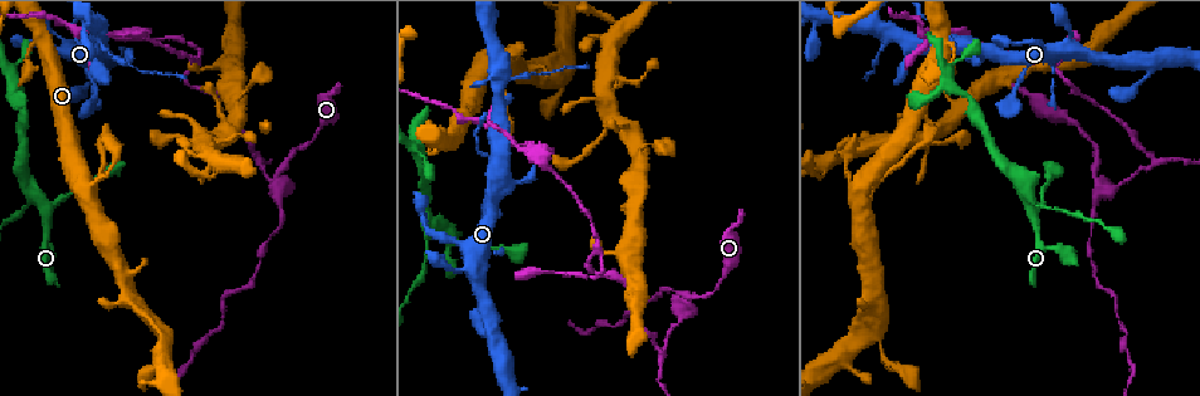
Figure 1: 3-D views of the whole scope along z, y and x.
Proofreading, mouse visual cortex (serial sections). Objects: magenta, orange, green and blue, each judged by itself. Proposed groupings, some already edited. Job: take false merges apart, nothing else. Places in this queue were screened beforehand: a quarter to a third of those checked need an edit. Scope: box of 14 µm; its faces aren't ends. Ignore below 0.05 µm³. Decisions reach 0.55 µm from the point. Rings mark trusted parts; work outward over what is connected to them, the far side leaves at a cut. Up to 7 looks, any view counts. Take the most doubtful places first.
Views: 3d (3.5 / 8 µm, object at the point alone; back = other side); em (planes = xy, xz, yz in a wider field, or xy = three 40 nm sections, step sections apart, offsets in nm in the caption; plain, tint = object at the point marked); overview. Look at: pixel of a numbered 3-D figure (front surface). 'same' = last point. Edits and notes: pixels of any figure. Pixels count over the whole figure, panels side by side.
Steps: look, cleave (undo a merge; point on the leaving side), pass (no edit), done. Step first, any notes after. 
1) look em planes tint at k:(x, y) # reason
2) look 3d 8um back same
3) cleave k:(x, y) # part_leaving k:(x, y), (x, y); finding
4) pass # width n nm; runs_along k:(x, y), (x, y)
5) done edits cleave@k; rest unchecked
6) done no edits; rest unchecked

look 3d 3.5um at 1:(1103, 187) # three-way junction

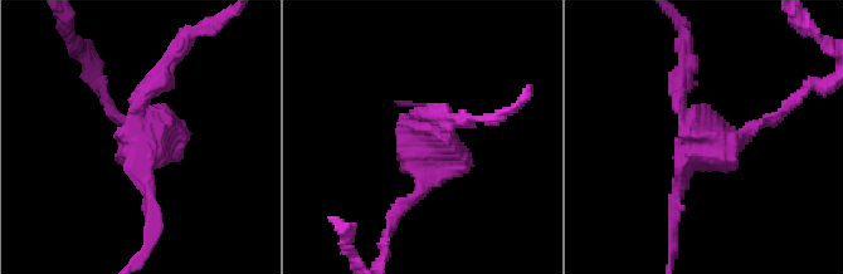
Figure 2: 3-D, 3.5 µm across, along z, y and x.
look em xy step 5 tint at 2:(701, 137) # need the tissue

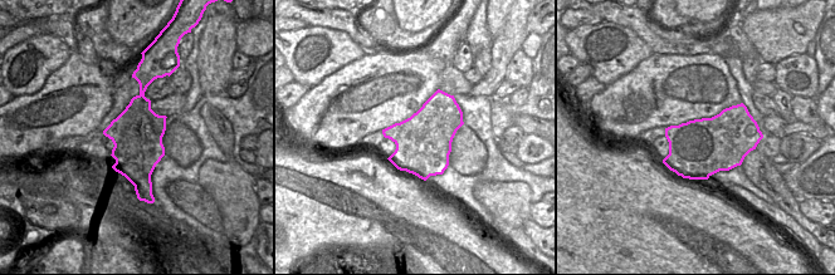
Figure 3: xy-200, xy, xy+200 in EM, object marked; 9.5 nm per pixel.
cleave 2:(459, 158) # part_leaving 2:(424, 125), (428, 179), (396, 211); a second cell is stuck on

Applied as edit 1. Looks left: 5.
look overview # redraw

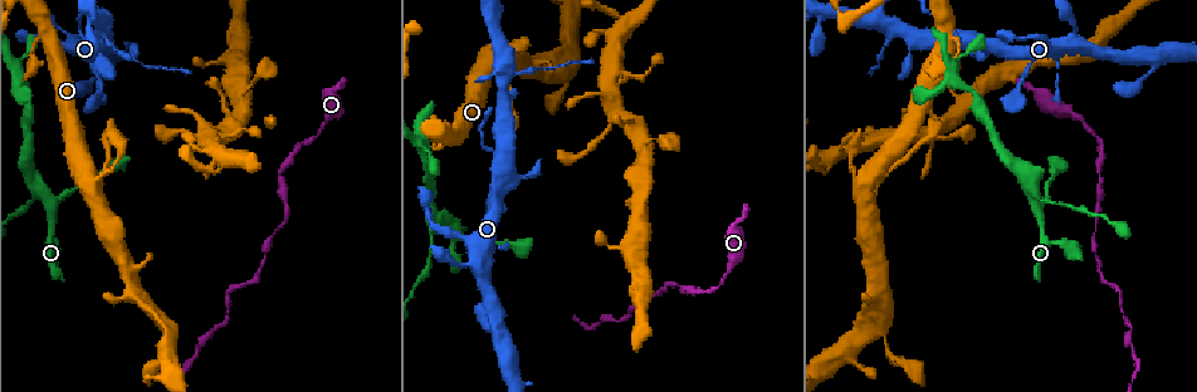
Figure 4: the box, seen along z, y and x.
look 3d 3.5um at 4:(430, 236) # sudden change in width

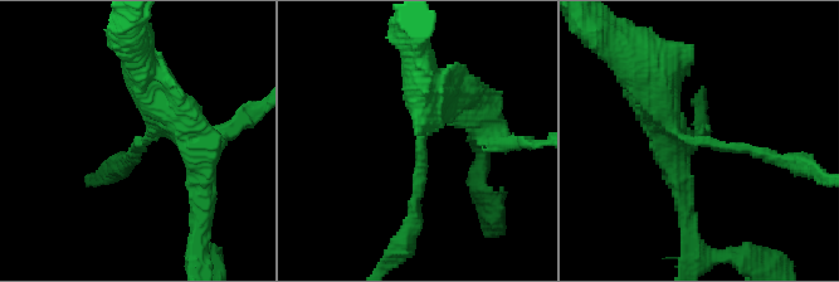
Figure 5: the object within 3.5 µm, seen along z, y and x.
look em xy step 5 tint at 5:(420, 136) # arm_widths 150, 500 nm

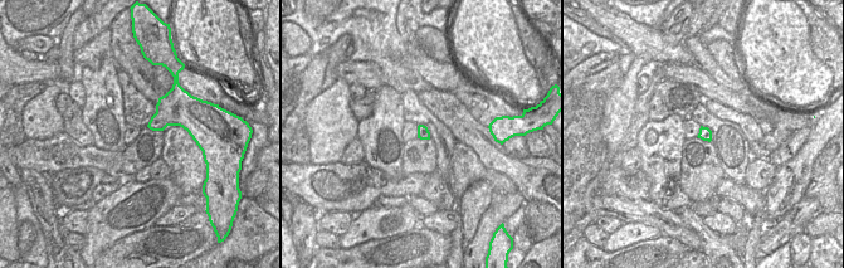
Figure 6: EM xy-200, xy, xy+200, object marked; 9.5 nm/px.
pass # runs_along 5:(476, 111), (440, 111), (422, 137), (413, 214); all the same cell

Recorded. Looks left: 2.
look em planes tint at 4:(632, 309) # sharp bend

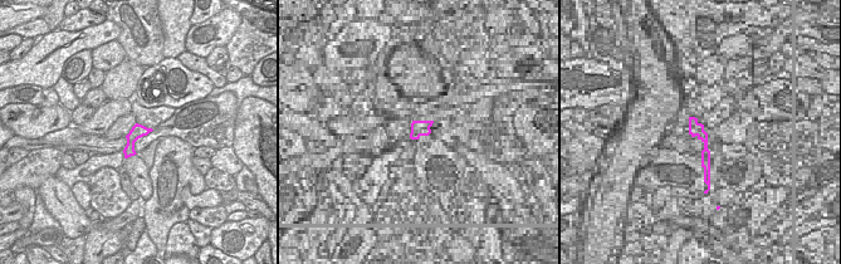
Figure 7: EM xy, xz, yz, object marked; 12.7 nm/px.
look 3d 3.5um same

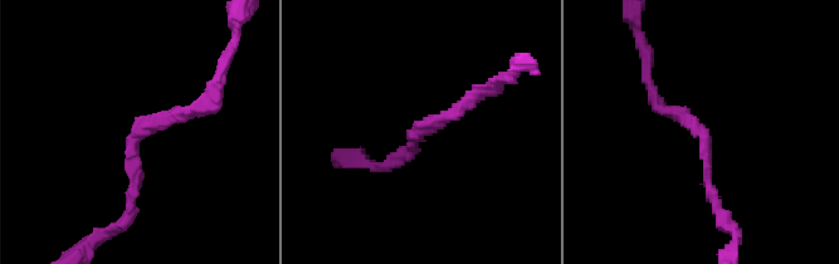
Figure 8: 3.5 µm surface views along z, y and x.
pass # width 170 nm; runs_along 8:(194, 108), (132, 140), (125, 220); continuous, no second cell

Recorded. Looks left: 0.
done edits cleave@2; rest unchecked

